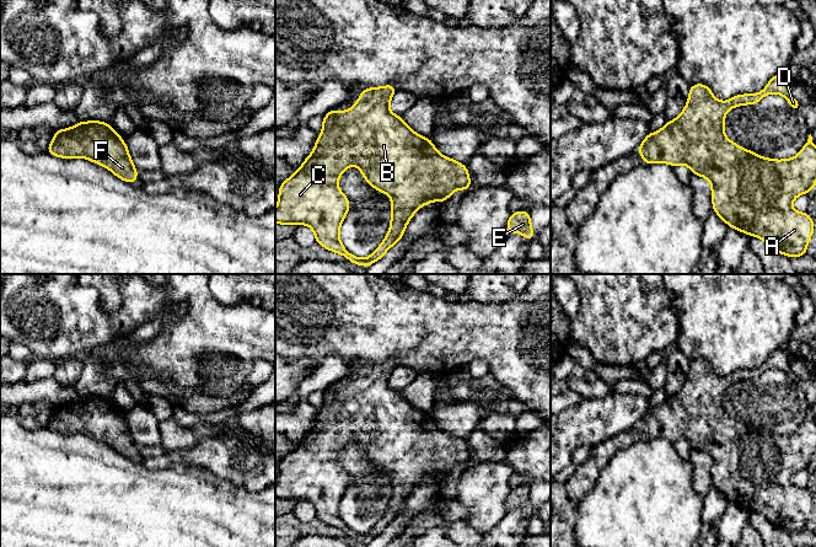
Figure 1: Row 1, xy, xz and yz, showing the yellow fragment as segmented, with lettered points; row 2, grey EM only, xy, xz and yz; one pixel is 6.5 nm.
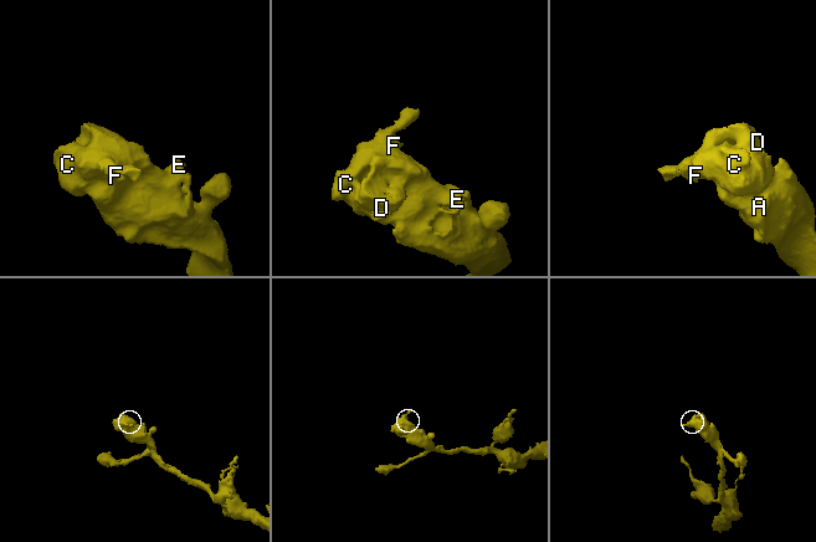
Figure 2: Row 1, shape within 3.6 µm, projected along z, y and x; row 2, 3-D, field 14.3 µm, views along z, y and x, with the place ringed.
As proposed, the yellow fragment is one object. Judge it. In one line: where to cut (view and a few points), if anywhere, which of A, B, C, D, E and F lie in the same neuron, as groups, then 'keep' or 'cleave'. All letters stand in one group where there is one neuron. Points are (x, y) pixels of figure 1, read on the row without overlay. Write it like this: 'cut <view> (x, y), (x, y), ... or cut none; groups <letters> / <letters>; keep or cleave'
cut none; groups A B C D E F; keep

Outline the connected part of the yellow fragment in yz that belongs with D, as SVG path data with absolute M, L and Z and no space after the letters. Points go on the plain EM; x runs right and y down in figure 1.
M785 349L774 350L757 369L736 370L726 377L718 376L704 359L691 360L688 377L680 392L667 396L659 407L649 408L637 427L644 433L643 440L667 438L675 443L686 439L693 450L710 456L714 488L729 503L762 514L773 526L787 532L801 532L806 529L815 499L809 488L793 486L791 478L798 471L811 467L816 460L816 422L811 409L798 431L771 435L730 417L724 408L724 393L729 385L757 380L769 369L784 371L793 384L799 381Z

